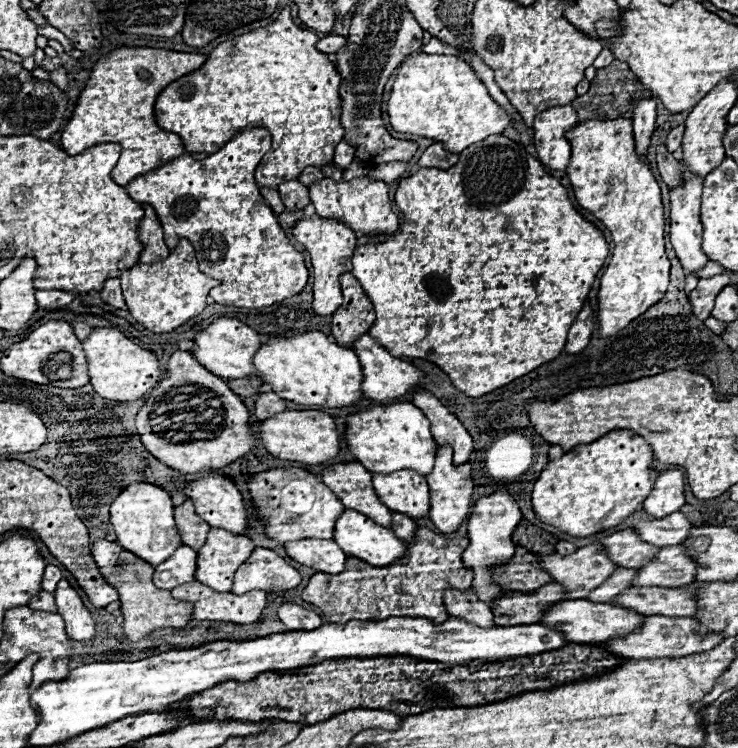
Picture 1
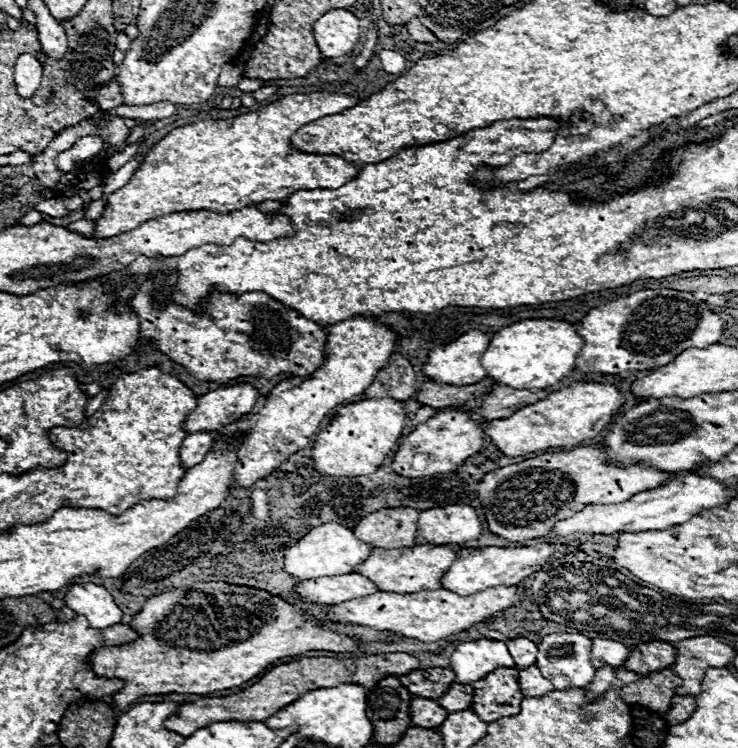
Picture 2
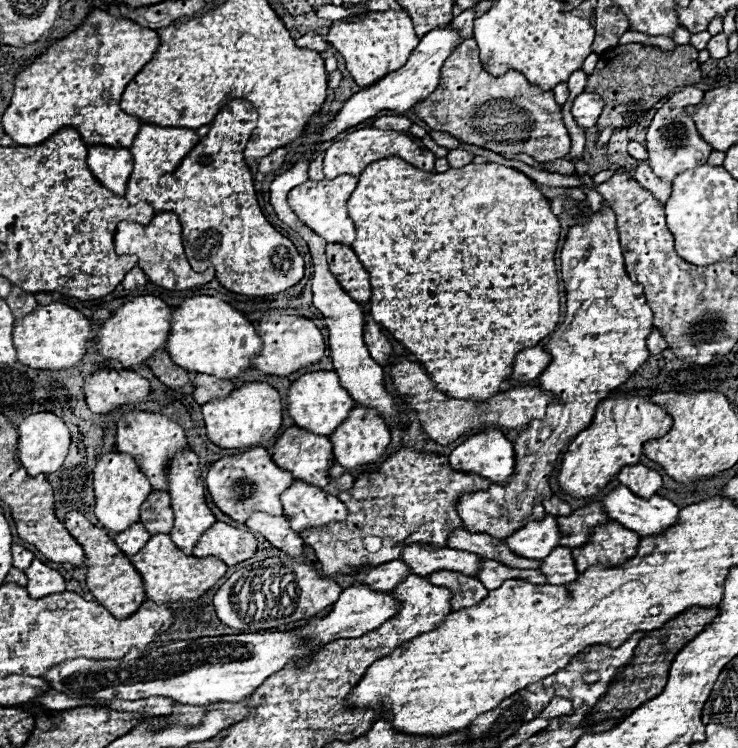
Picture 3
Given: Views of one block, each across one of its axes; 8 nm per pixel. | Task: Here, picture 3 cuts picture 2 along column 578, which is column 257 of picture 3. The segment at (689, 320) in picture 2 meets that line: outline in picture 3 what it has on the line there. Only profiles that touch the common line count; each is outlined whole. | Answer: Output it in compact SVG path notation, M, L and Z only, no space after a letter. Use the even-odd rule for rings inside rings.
M266 314L256 322L256 332L262 338L260 354L254 356L252 368L260 370L264 374L276 374L276 376L288 376L300 368L306 368L314 362L318 362L324 356L324 338L320 330L314 326L312 320L302 316L286 316L286 314Z

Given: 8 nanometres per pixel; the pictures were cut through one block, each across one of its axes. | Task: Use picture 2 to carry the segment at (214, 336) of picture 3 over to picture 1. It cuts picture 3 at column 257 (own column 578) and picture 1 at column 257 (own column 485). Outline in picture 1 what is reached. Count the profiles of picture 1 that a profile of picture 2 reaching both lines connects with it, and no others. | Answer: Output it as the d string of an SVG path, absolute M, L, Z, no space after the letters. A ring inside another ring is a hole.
M304 332L294 338L270 338L254 356L254 366L260 370L262 382L272 386L272 392L296 404L344 408L354 406L364 398L358 356L352 348L330 342L322 332Z

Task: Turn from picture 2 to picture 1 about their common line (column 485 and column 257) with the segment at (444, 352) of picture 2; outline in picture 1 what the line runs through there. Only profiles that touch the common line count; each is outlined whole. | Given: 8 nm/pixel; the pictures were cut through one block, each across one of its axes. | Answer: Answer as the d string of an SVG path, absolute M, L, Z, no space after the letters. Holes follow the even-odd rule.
M218 318L204 332L200 332L194 338L192 354L212 374L216 374L224 380L232 380L232 378L242 378L242 376L260 376L260 372L252 364L252 358L260 350L260 346L262 346L260 334L254 332L250 326L246 326L234 318Z

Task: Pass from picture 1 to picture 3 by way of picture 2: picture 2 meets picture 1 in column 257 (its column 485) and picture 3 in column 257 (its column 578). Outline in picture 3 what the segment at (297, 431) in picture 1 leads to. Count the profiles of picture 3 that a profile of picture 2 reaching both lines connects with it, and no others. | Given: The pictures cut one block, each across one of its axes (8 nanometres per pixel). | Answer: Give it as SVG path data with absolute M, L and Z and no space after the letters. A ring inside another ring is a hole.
M244 384L232 390L226 398L214 398L202 404L202 416L208 438L220 448L250 448L264 438L272 438L282 424L282 400L270 384Z

